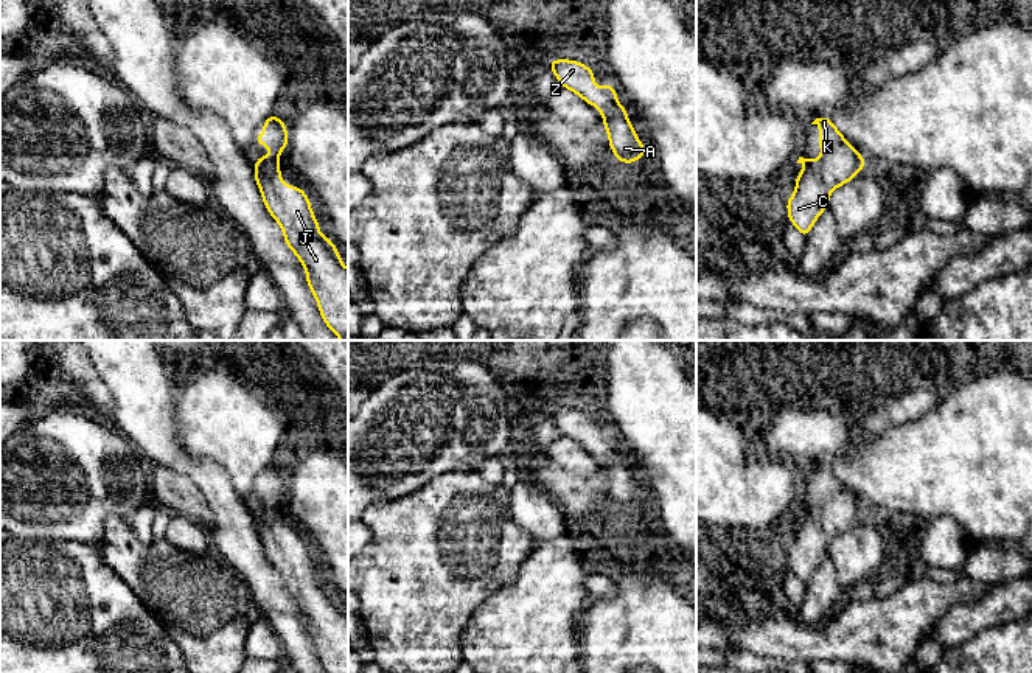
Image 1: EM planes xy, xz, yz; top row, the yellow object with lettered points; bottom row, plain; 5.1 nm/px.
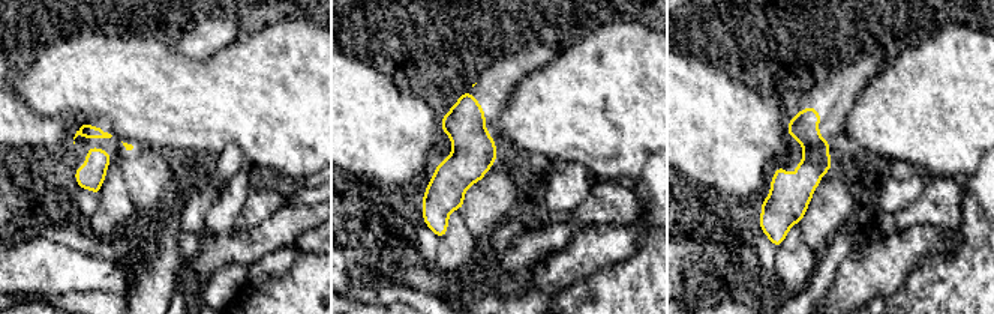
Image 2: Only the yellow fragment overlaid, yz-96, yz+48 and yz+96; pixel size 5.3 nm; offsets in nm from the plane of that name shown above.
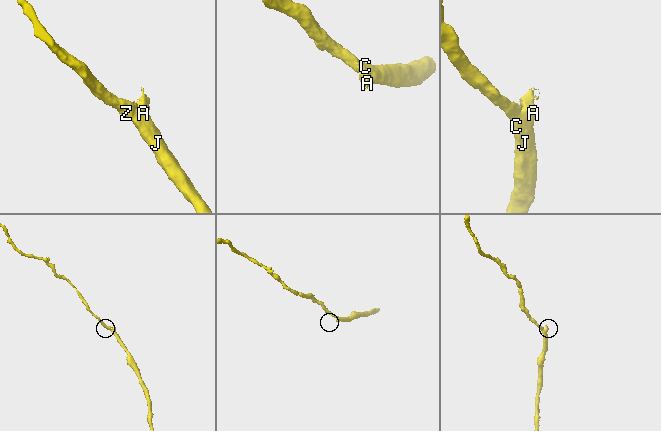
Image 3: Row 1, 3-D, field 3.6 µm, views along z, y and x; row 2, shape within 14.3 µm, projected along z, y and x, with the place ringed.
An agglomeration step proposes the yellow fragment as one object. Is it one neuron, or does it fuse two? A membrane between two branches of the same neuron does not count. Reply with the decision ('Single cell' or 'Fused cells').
Single cell

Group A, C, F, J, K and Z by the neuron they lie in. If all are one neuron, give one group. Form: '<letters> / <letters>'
A C F J K Z

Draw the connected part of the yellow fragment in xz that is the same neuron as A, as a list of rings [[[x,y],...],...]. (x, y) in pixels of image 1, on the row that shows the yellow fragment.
[[[555,59],[549,68],[555,73],[560,84],[578,96],[591,107],[595,104],[605,118],[603,126],[609,137],[609,146],[617,160],[634,163],[645,155],[647,148],[637,138],[625,107],[617,101],[615,87],[595,87],[595,73],[577,61]]]

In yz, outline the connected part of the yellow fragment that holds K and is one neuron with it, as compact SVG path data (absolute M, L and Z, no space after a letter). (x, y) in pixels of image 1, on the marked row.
M819 117L811 124L821 127L818 138L821 157L799 157L805 169L796 177L794 194L786 201L788 219L802 233L810 228L828 207L830 193L850 182L866 165L861 154L841 135L828 117Z

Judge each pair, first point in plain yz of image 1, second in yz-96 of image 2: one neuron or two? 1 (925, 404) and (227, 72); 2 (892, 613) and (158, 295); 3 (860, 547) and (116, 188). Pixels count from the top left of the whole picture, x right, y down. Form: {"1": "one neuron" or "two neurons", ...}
{"1": "two neurons", "2": "two neurons", "3": "two neurons"}

